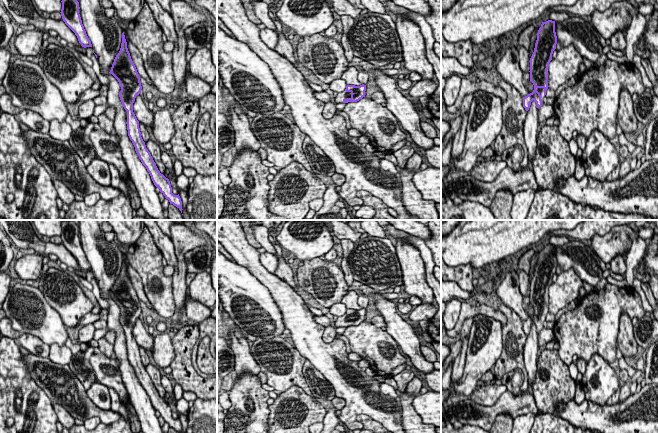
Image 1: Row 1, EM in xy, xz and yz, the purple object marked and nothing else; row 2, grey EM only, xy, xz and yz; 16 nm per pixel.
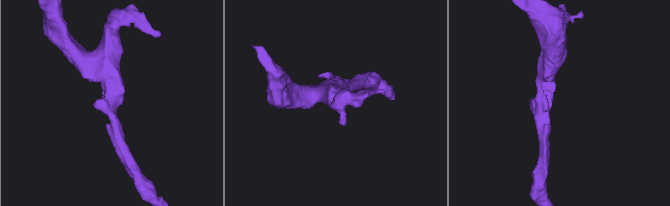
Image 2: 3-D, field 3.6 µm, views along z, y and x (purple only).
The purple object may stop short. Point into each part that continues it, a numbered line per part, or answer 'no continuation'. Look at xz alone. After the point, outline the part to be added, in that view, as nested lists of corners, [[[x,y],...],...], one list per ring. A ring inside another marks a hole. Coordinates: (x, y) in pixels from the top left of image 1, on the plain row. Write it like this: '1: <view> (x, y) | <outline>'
1: xz (342, 319) | [[[345,314],[338,317],[335,321],[336,328],[343,327],[344,323],[350,323],[351,322],[351,316],[346,316]]]

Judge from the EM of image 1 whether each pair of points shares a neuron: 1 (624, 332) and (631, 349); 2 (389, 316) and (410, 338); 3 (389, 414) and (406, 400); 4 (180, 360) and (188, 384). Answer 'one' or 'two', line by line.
1: one
2: one
3: two
4: one

